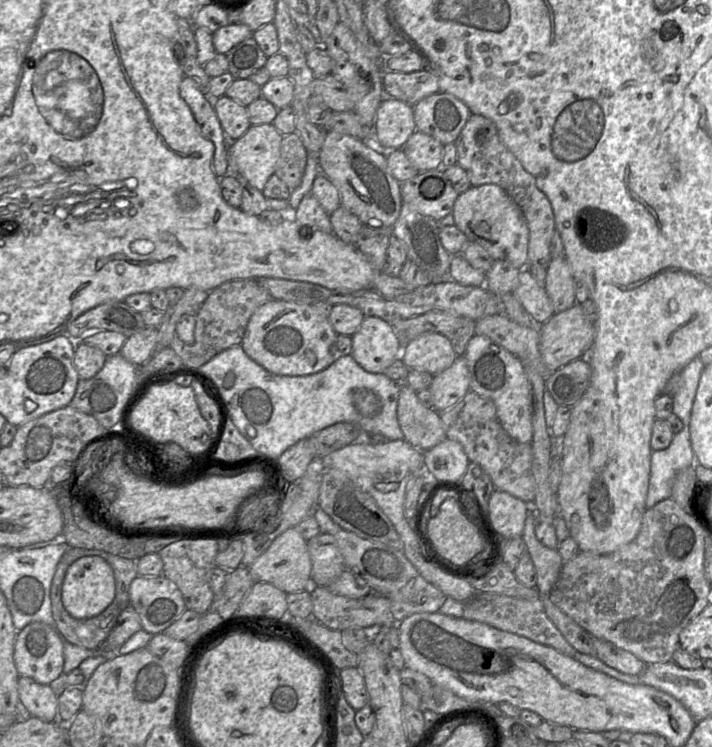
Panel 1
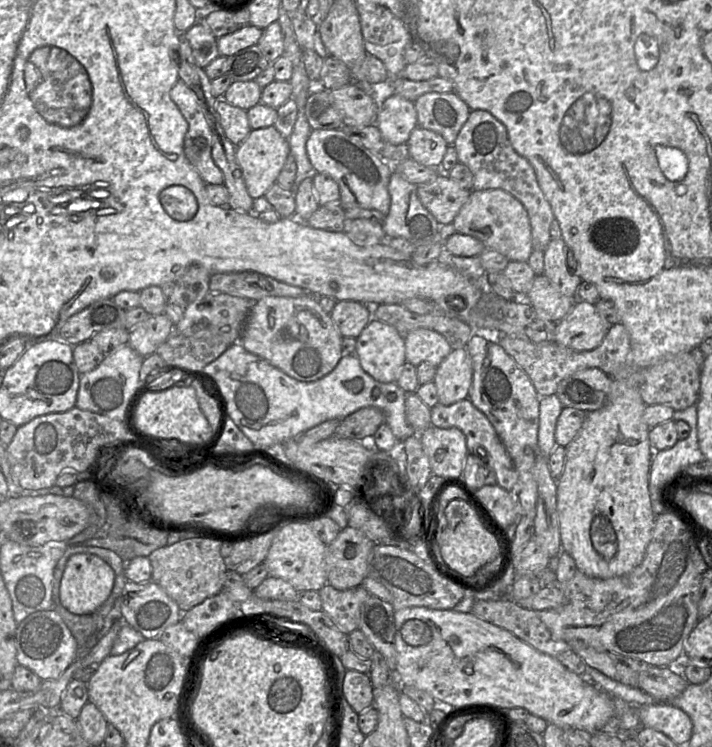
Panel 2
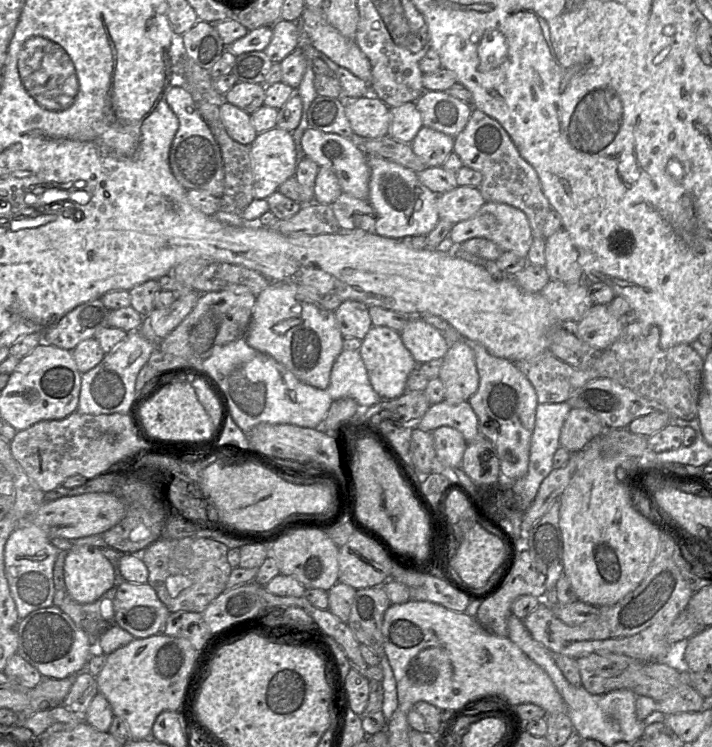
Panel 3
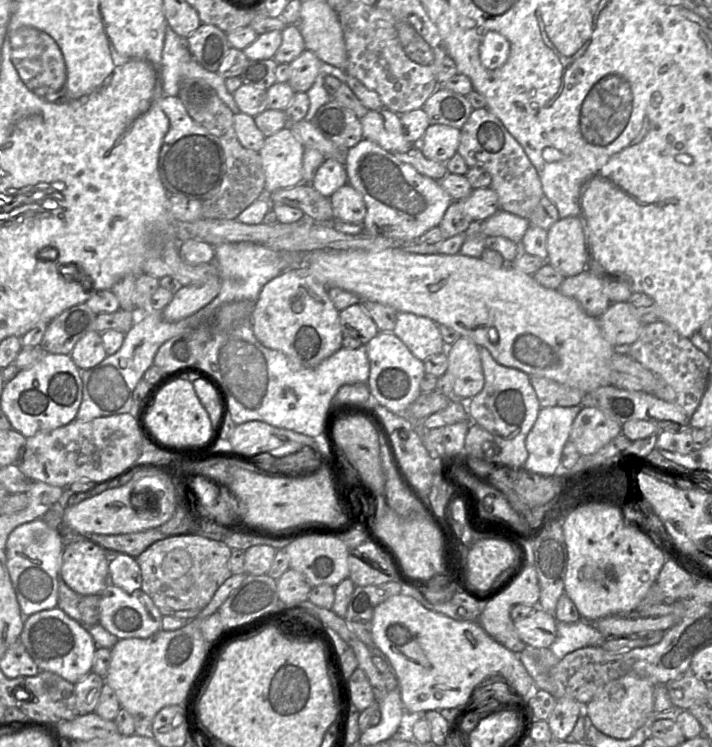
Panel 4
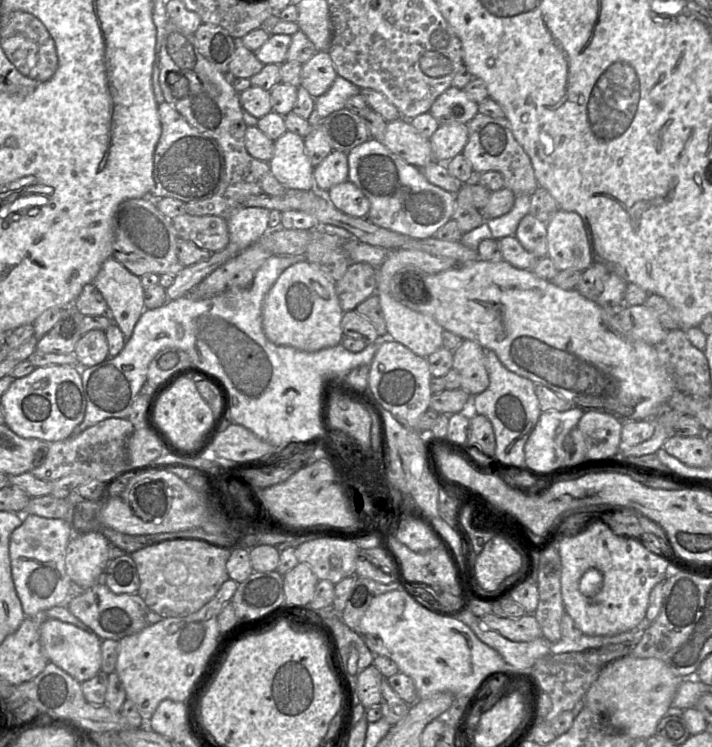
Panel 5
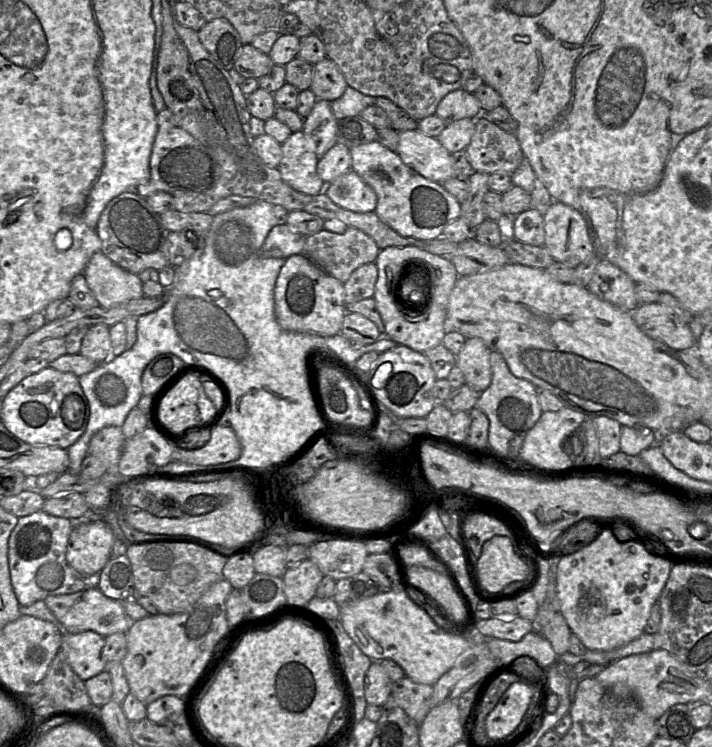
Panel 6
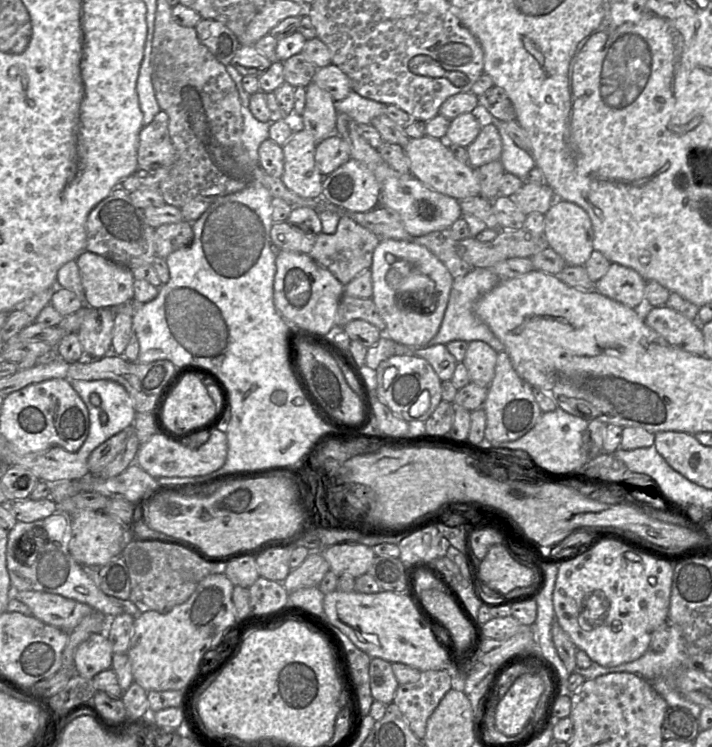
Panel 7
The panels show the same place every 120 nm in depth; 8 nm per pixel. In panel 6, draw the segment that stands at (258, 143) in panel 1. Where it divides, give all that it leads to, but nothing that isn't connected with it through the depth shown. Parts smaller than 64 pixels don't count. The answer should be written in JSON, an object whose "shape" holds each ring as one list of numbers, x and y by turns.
{"shape":[[293,132,281,147,283,157,278,166,281,178,293,189,307,195,324,191,327,184,317,173,319,157,304,132]]}

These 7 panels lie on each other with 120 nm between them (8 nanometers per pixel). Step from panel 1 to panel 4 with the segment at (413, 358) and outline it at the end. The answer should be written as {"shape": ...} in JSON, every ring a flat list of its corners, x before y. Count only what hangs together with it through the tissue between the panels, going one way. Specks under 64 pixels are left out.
{"shape":[[398,312,393,333,422,361,447,350,439,325,428,317]]}

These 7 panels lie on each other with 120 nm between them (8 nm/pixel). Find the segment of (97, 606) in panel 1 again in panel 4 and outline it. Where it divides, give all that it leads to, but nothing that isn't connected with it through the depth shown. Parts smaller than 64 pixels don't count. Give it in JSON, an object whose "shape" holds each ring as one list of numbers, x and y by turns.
{"shape":[[87,540,66,546,60,577,74,592,88,596,102,593,109,581,109,554]]}

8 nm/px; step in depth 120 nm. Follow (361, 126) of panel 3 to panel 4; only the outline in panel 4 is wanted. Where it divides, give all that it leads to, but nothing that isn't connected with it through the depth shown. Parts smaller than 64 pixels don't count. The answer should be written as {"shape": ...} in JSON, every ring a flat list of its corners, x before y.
{"shape":[[384,107,379,110,368,110,366,115,360,119,360,123,362,125,364,139,373,141,390,153,404,153,413,145,418,145,411,143,406,138,400,121,400,115]]}

